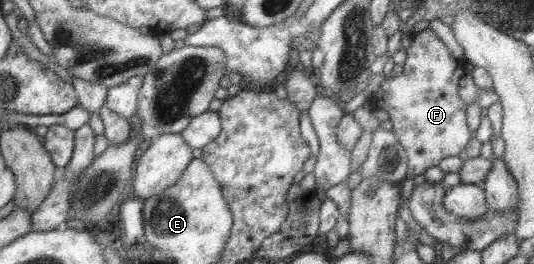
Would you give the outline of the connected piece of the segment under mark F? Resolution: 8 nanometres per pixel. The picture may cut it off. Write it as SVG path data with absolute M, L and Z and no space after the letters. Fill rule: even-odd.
M429 27L418 34L410 33L404 47L406 59L402 74L386 77L374 98L376 108L387 112L392 134L406 152L408 170L405 176L413 178L442 159L460 154L474 132L466 125L466 105L458 96L459 80L465 75L461 60L452 56Z

